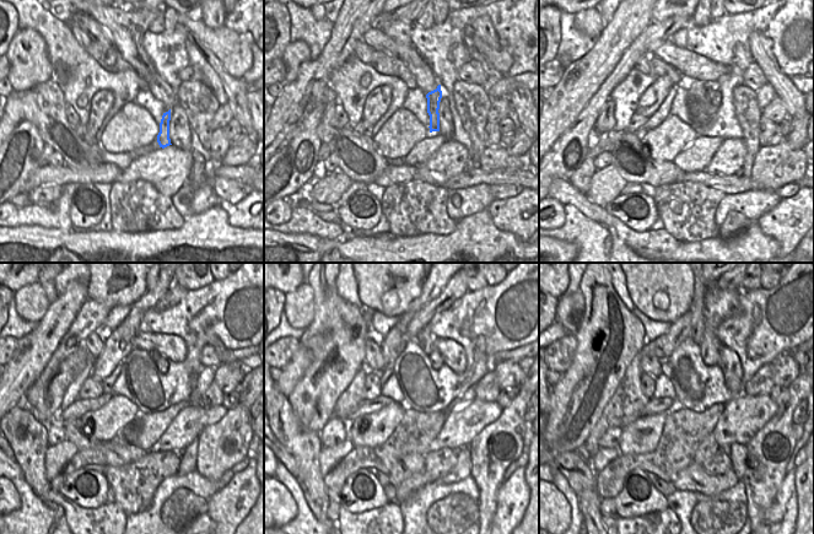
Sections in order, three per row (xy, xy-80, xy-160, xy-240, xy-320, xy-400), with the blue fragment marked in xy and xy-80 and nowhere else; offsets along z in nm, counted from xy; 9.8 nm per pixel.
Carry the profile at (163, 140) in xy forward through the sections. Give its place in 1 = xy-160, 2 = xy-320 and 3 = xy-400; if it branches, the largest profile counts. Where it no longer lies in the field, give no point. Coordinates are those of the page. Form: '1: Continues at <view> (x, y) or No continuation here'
1: Continues at xy-160 (702, 90)
2: Continues at xy-320 (425, 339)
3: Continues at xy-400 (697, 322).

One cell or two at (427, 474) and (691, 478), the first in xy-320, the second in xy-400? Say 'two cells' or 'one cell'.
two cells

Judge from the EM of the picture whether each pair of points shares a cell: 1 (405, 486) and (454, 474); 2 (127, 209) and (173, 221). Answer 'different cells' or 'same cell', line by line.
1: different cells
2: same cell

